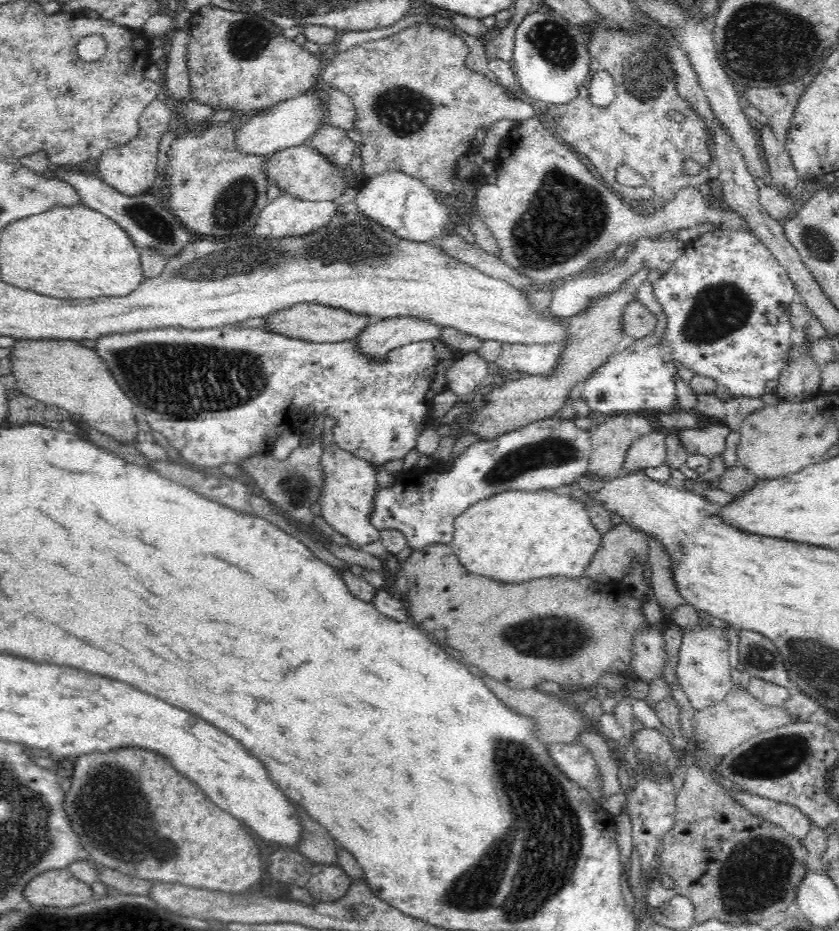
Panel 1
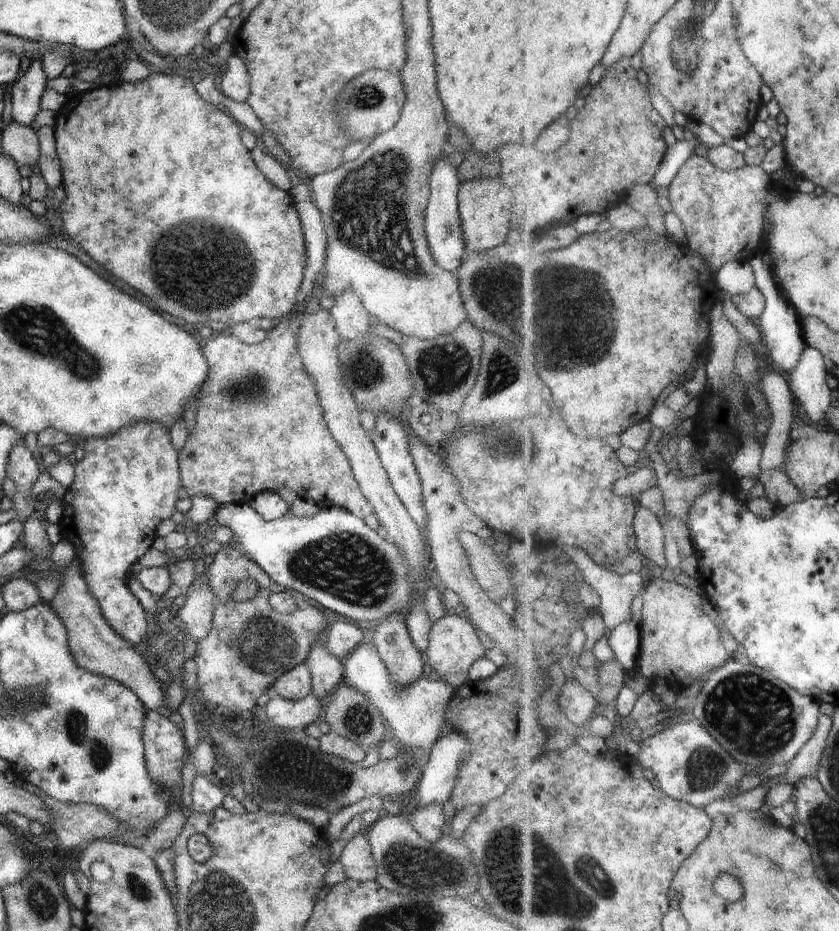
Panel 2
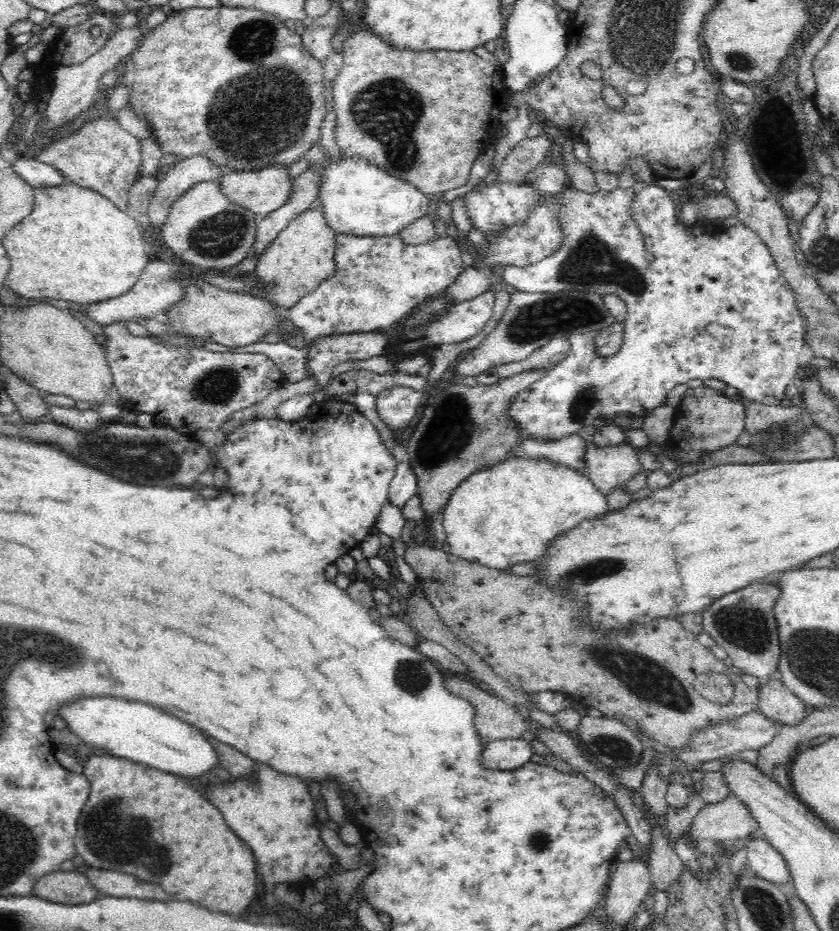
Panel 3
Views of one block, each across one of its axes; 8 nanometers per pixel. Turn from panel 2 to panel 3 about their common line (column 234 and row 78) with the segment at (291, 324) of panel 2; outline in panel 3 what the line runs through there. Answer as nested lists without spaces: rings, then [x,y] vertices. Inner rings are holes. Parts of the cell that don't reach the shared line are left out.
[[[370,29],[359,30],[352,35],[352,38],[344,38],[342,53],[344,56],[343,66],[340,74],[332,83],[333,110],[336,113],[335,140],[342,154],[345,156],[363,156],[372,164],[384,169],[390,176],[396,176],[396,178],[408,181],[418,187],[418,190],[424,194],[443,193],[446,190],[464,186],[468,182],[470,168],[476,162],[476,158],[492,146],[492,137],[502,124],[499,119],[500,113],[504,110],[505,105],[509,104],[510,92],[502,78],[502,67],[497,67],[496,64],[479,58],[472,50],[462,52],[453,50],[409,51],[408,49],[392,47],[390,43],[380,39],[380,36],[374,34]],[[410,140],[416,148],[416,154],[410,154]]]

